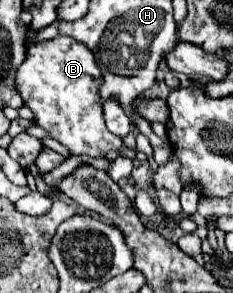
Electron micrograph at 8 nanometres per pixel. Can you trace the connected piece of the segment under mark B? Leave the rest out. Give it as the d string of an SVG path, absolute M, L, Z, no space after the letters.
M56 37L52 41L42 41L42 43L32 43L32 45L28 43L26 59L20 65L18 75L16 75L16 87L18 87L20 95L24 97L26 105L34 111L36 123L40 127L44 127L56 141L66 145L72 151L72 155L104 157L108 151L118 151L120 157L136 159L136 151L126 149L122 139L112 135L104 125L102 103L100 103L100 97L98 97L98 87L100 87L102 81L104 79L102 79L100 69L94 61L94 55L88 51L86 45L80 45L72 37Z

